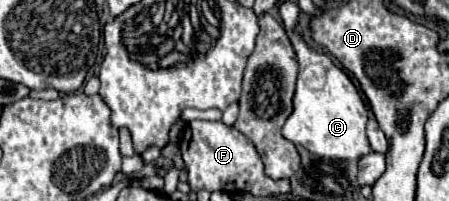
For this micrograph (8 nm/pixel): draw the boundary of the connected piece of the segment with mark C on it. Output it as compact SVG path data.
M292 34L290 40L300 62L300 72L292 100L294 108L282 126L282 136L322 158L358 160L366 156L370 152L370 144L366 142L368 110L356 86L352 84L348 74L330 60L330 56L310 50L298 34Z

